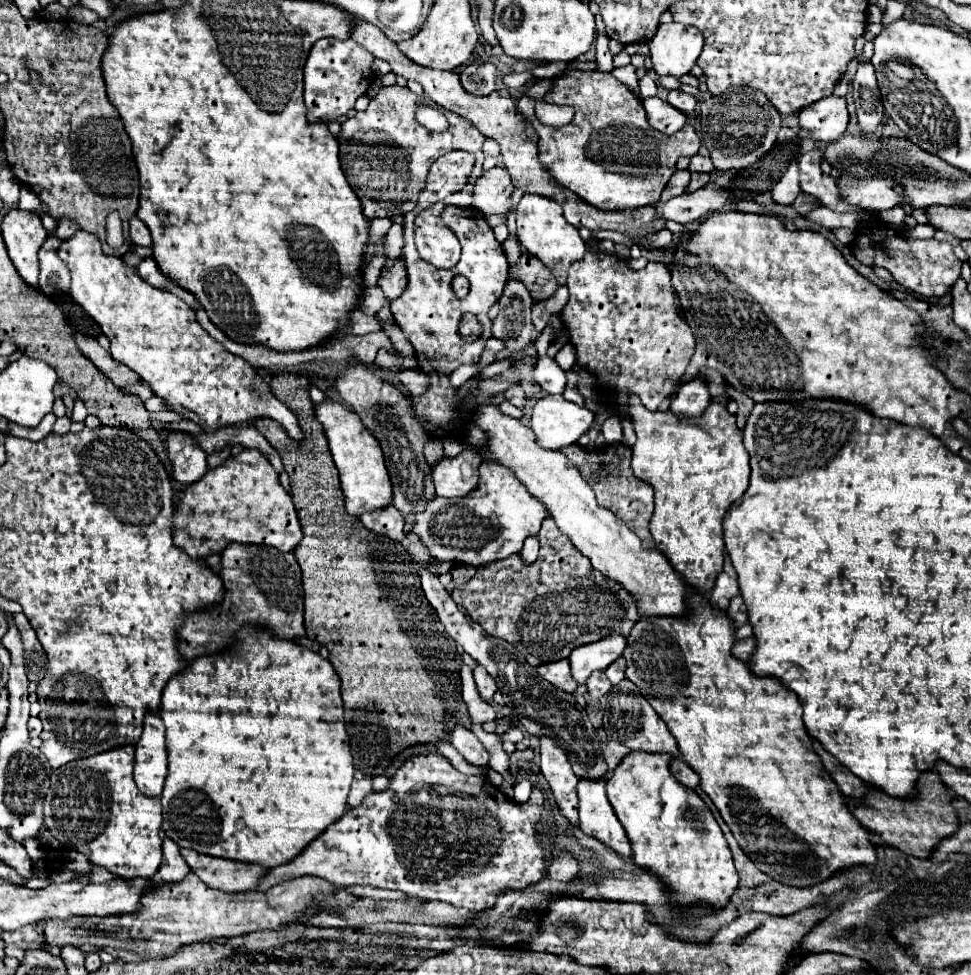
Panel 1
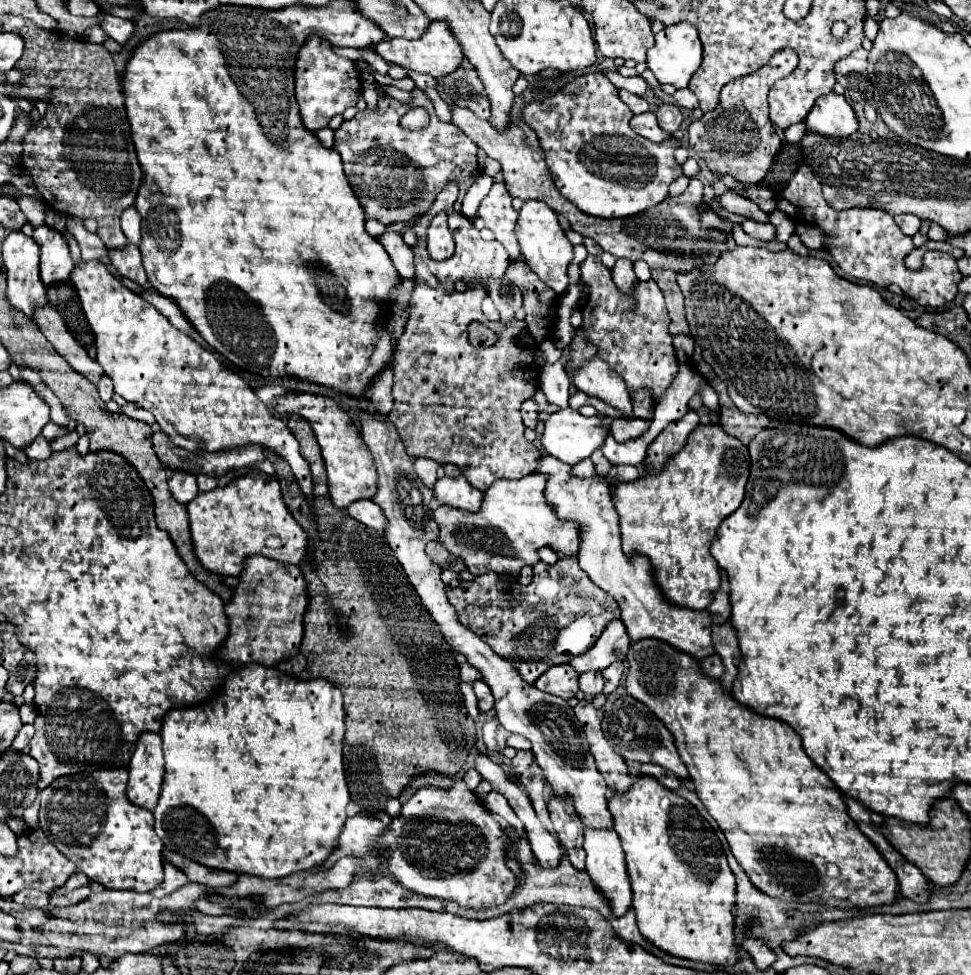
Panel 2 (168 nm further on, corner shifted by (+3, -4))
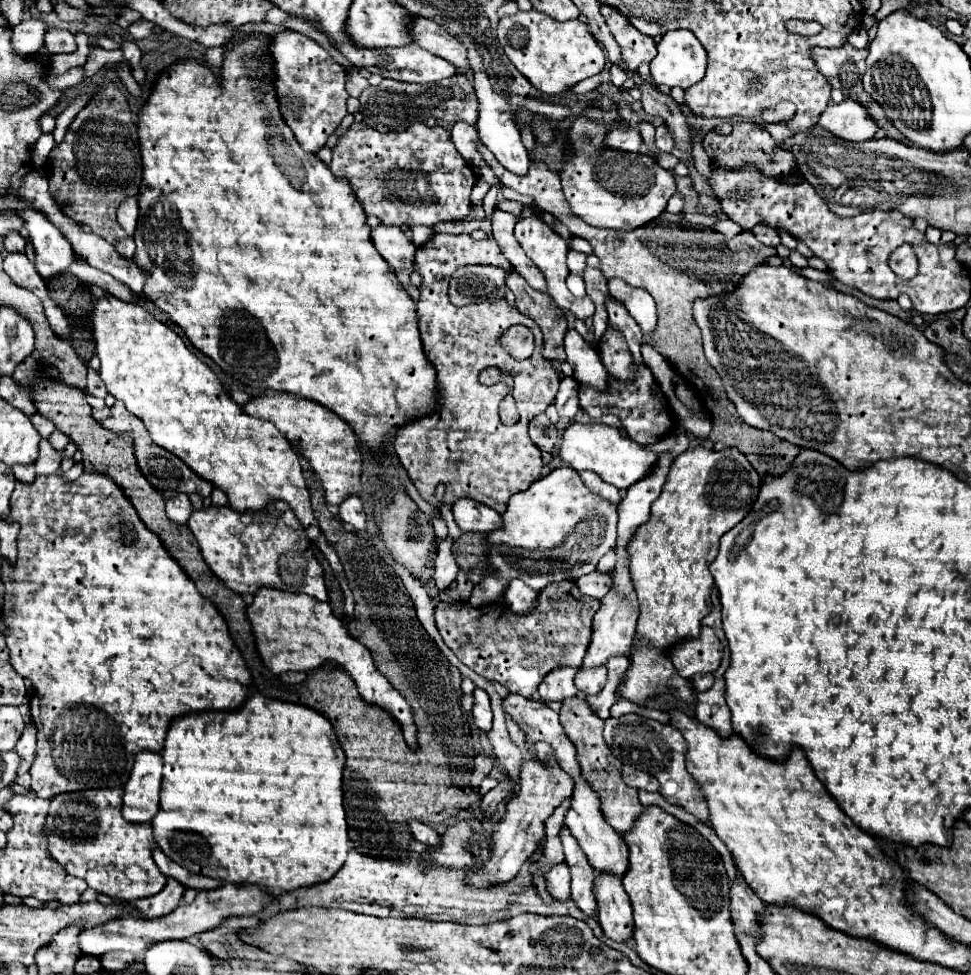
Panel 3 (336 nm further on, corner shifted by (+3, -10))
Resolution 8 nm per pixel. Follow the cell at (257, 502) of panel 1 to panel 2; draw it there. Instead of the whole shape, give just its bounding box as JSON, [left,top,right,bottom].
[188,473,308,577]

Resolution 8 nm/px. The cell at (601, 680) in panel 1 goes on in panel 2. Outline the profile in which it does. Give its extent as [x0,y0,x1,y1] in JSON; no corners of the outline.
[578,671,604,697]

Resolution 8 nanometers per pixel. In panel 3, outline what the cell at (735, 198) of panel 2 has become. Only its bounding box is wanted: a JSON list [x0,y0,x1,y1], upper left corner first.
[752,225,780,247]

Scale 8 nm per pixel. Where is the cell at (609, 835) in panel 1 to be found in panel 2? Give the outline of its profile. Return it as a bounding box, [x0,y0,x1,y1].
[584,829,632,917]

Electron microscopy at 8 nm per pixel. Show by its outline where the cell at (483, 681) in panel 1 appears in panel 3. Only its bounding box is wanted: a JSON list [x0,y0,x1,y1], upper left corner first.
[472,689,492,731]

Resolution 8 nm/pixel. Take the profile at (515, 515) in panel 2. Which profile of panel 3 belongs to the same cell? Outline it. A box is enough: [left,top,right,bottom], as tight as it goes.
[470,467,618,607]

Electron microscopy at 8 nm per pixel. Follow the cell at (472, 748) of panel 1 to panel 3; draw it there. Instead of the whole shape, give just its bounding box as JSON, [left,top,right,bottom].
[544,863,570,899]

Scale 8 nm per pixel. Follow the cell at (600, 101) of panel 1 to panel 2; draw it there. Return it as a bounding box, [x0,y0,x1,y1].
[524,71,682,219]

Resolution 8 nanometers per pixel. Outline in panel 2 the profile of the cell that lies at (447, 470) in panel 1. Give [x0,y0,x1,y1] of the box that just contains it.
[434,475,484,513]

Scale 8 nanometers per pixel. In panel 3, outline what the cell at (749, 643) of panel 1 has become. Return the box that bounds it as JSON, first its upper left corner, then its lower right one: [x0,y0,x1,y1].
[692,673,714,691]

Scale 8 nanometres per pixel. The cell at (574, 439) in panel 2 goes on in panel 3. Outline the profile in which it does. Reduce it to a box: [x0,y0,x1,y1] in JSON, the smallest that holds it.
[560,423,656,489]

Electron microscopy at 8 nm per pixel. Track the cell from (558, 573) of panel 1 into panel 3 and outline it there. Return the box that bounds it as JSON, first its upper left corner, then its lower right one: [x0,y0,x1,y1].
[436,579,600,697]

